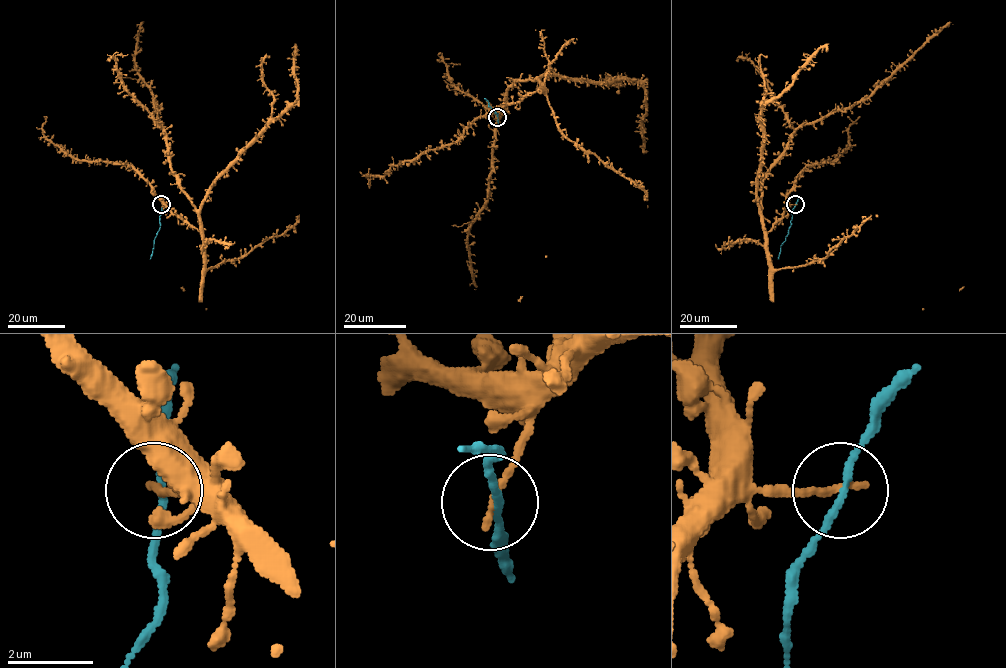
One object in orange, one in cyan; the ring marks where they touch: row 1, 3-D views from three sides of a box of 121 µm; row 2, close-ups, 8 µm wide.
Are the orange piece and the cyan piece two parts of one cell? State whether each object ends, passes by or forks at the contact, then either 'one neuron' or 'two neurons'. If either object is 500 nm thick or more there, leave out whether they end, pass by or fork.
orange ends there; cyan passes by; two neurons

